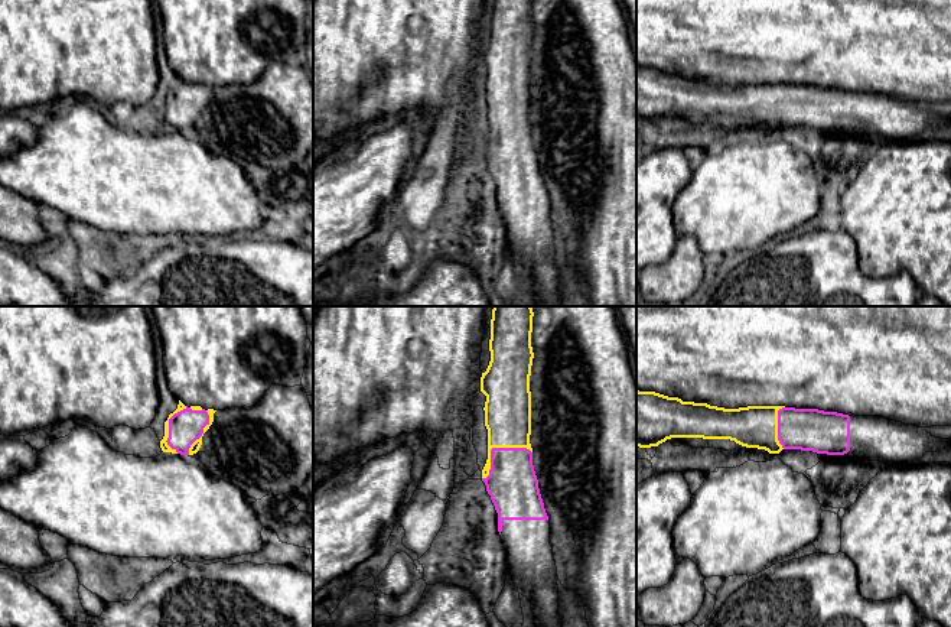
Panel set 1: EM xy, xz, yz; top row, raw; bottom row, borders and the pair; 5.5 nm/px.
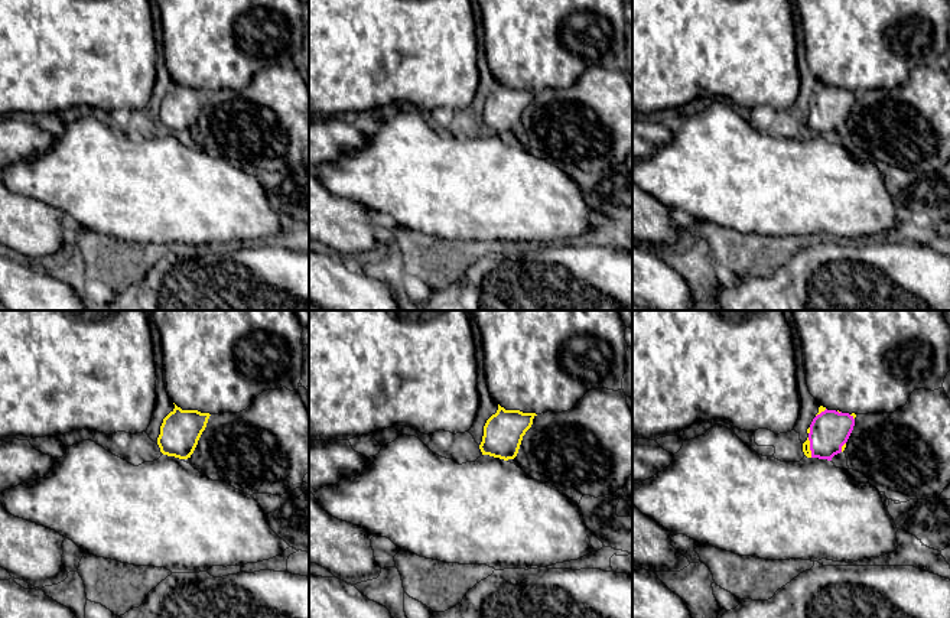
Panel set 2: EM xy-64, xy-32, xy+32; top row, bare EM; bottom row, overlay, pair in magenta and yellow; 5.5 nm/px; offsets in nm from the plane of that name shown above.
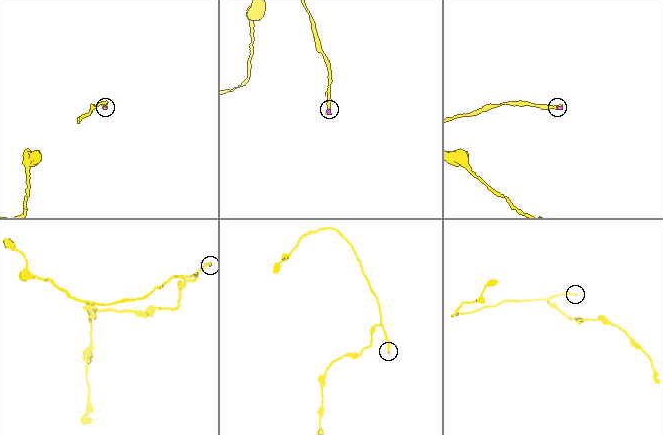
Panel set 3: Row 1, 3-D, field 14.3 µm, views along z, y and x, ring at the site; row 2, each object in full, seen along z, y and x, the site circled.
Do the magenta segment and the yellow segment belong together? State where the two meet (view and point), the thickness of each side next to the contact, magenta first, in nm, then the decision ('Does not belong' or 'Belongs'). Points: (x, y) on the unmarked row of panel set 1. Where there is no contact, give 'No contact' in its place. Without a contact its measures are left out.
Touches magenta at xz (495, 124). Thickness 280 nm (magenta) against 260 nm. Belongs

